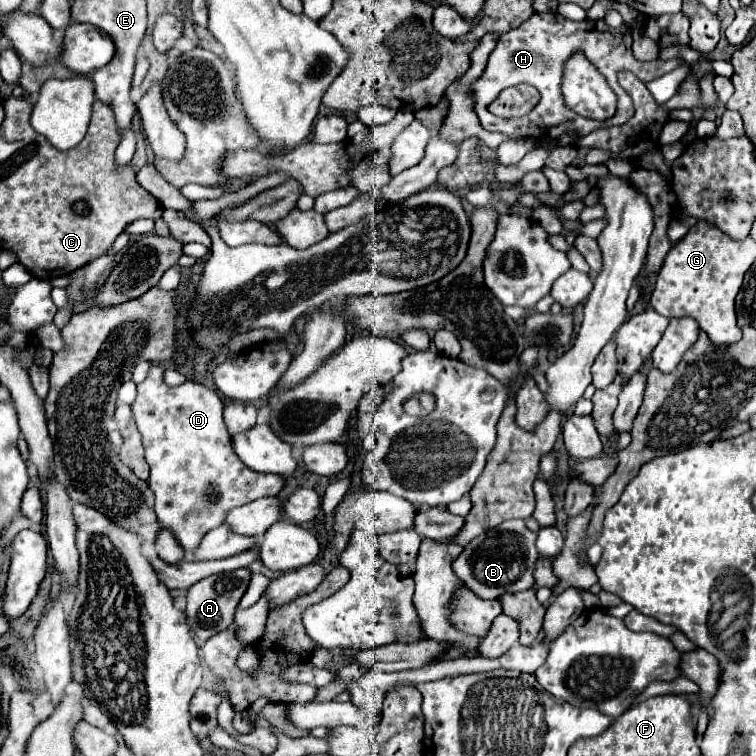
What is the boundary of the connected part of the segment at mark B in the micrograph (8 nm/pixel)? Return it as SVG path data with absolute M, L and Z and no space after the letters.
M504 521L500 523L500 527L494 527L488 533L482 533L480 537L472 539L458 555L458 559L452 561L452 571L460 581L464 581L464 585L476 591L476 595L480 595L482 599L498 599L502 593L524 591L534 585L532 573L538 559L534 541L536 533L528 531L524 521Z

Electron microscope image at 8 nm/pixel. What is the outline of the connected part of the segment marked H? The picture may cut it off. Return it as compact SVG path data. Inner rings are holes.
M554 11L534 13L520 27L514 27L508 33L498 37L496 49L490 53L482 77L470 85L470 97L474 101L474 113L478 115L480 125L486 131L498 131L498 133L504 133L508 137L538 139L538 141L558 139L566 131L576 131L578 135L586 135L586 133L600 129L600 127L624 125L634 115L634 106L629 95L618 89L618 81L616 81L618 71L622 71L622 69L632 71L634 75L638 75L640 81L648 83L648 81L662 77L664 73L672 71L684 63L682 59L638 61L632 55L632 43L630 41L632 41L632 37L630 37L630 31L626 27L612 29L604 21L590 21L590 19L576 23L576 21L564 19L560 13L554 13ZM576 51L582 51L586 55L586 59L598 67L598 71L608 79L608 85L618 95L618 111L612 119L606 119L606 121L582 119L582 115L578 117L578 115L574 115L574 111L570 111L566 107L564 97L562 97L562 77L558 77L558 67L562 67L564 61L568 59L568 55L574 55ZM518 83L532 83L542 95L540 103L534 107L534 111L528 113L528 117L520 117L520 119L494 117L486 109L486 105L492 103L502 89L506 89L510 85L518 85Z

